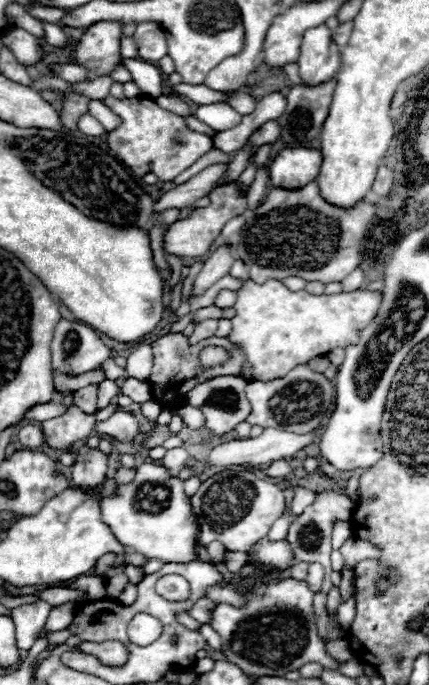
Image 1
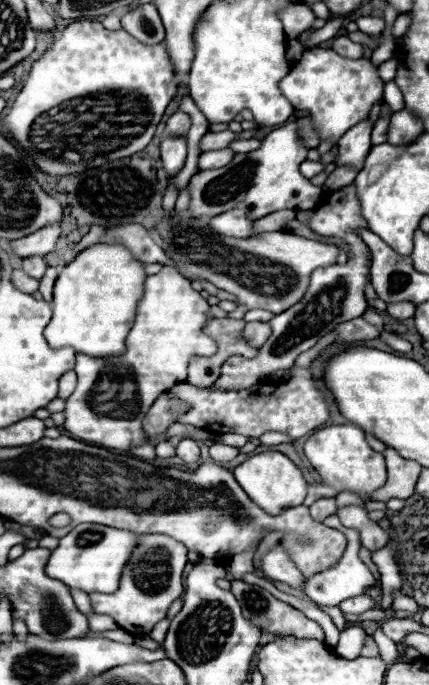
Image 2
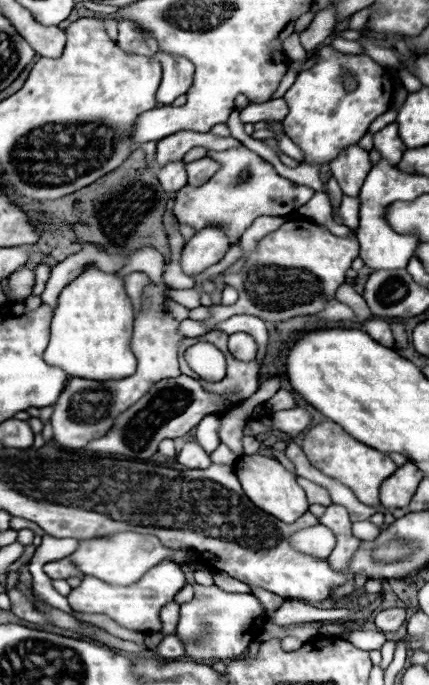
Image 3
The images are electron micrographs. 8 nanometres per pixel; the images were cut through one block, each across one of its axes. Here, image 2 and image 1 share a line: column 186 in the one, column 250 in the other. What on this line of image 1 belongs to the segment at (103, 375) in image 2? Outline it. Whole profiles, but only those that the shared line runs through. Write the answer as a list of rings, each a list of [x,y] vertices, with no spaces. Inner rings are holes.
[[[246,280],[242,290],[238,290],[238,300],[234,304],[236,316],[232,318],[232,334],[228,340],[242,346],[252,376],[268,382],[282,378],[286,370],[306,364],[314,356],[358,344],[360,332],[372,322],[380,304],[380,290],[314,296],[306,290],[290,292],[280,280],[268,280],[264,284]]]

